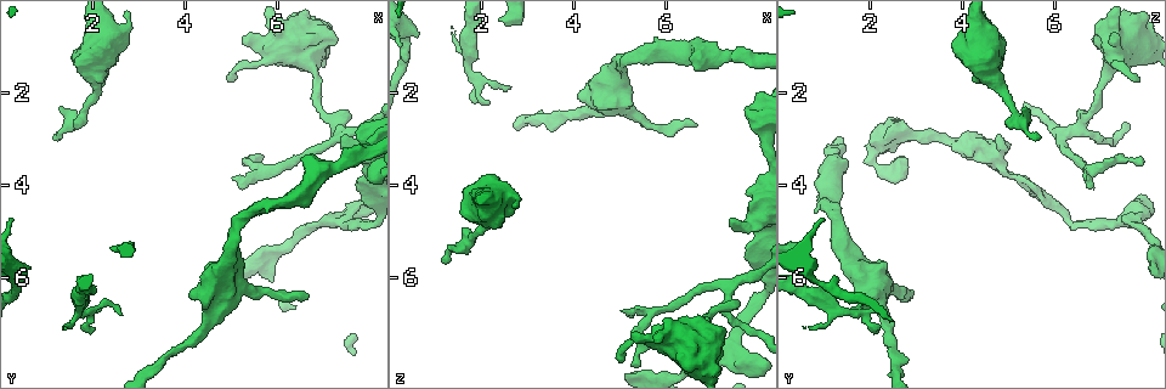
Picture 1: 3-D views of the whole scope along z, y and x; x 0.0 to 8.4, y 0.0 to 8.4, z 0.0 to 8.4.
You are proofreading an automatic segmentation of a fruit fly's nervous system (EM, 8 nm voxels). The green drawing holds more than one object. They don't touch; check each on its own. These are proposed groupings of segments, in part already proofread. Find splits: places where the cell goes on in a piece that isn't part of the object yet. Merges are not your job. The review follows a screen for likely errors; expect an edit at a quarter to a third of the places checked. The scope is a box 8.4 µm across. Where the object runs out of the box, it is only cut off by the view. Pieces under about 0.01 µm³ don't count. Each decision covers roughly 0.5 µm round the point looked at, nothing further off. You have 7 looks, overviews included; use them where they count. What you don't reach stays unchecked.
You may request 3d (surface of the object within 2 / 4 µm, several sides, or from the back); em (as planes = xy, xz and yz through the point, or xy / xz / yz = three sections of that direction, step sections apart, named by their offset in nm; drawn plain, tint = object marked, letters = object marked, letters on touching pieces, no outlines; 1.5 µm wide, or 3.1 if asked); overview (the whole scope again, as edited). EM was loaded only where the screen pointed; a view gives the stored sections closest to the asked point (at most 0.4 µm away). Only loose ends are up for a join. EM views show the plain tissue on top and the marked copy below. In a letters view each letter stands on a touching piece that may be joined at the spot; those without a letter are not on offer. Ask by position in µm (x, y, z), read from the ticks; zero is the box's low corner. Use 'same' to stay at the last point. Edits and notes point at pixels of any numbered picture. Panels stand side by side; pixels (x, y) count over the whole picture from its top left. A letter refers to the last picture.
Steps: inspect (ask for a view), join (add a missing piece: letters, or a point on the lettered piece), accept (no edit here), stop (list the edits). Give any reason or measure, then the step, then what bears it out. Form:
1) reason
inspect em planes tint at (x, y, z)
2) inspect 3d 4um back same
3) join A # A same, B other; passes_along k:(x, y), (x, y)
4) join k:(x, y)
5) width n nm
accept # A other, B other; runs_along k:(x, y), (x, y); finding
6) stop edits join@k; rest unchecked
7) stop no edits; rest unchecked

free end
inspect em planes letters at (6.65, 6.40, 2.70)

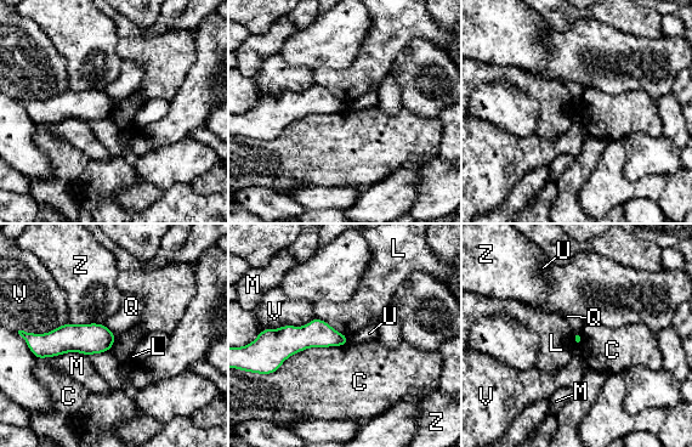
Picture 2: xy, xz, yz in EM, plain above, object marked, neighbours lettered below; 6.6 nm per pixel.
longest_contact C 550 nm
accept # C other, L other, M other, Q other, U other, V other, Z other; border 2:(115, 334), (114, 343), (108, 350); none of them fits

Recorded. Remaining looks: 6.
branch stops here
inspect em xz step 4 tint at (1.40, 7.10, 0.75)

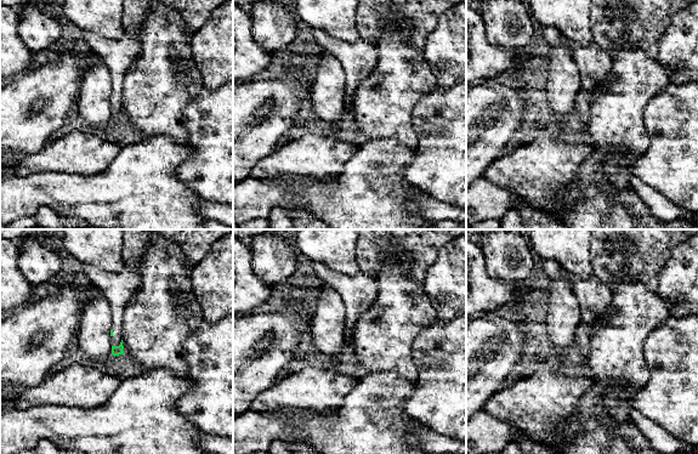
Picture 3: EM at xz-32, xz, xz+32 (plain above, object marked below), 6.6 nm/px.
inspect em planes letters same

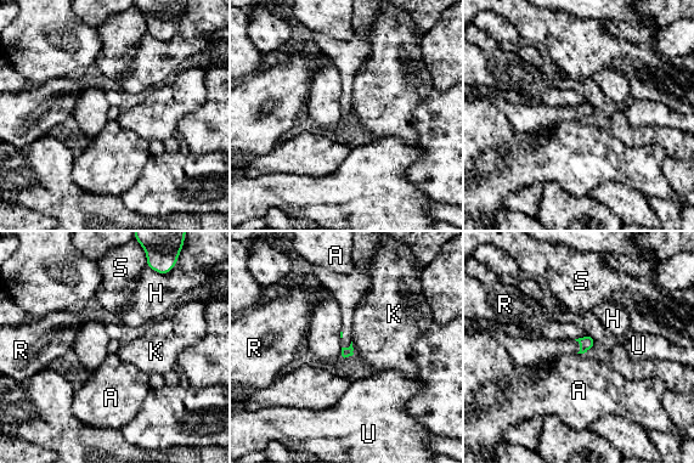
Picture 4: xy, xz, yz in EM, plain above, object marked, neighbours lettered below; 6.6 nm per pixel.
longest_contact K 100 nm
accept # A other, H other, K other, R other, S other, U other; border 4:(351, 340), (354, 354); no lettered piece goes on from it

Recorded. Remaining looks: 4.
an open end
inspect 3d 4um back at (5.10, 3.80, 6.70)

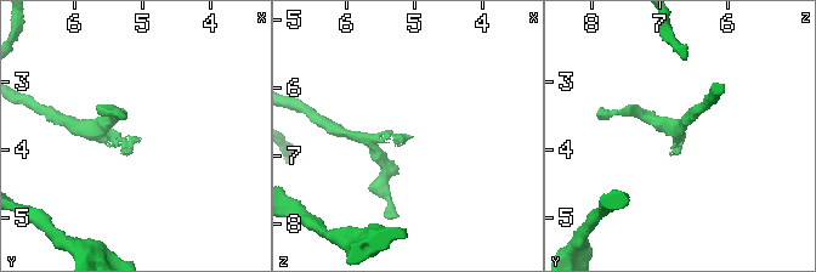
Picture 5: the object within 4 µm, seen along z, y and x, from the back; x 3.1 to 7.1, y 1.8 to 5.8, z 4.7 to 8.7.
inspect em yz step 8 tint at (5.05, 3.85, 6.70)

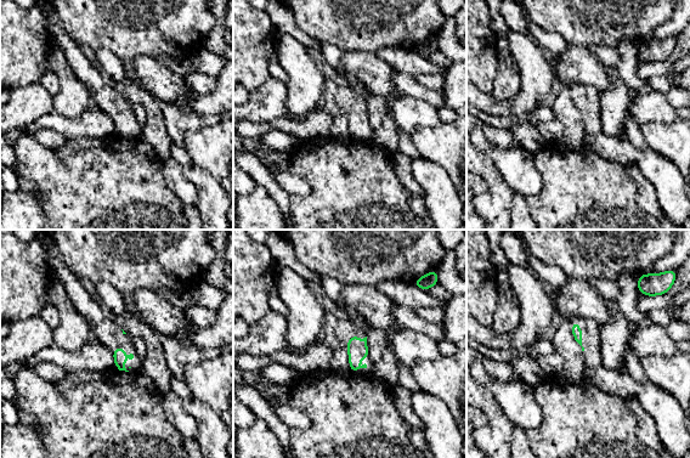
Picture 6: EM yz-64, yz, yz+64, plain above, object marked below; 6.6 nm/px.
what lies round it
inspect em yz step 8 letters same

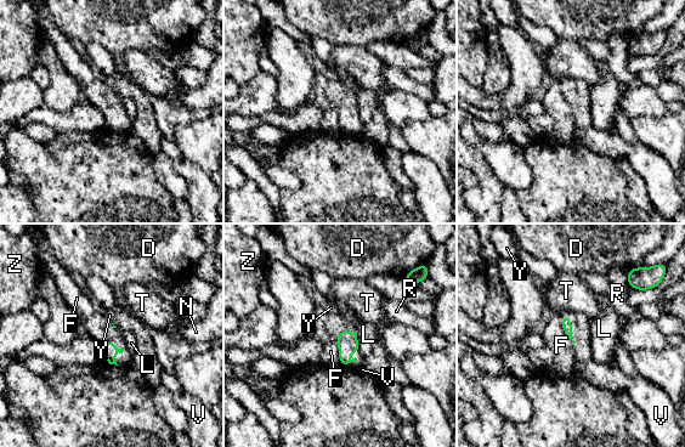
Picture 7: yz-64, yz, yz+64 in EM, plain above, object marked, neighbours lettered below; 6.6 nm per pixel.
join Z # D other, F other, L other, N other, R other, T other, V other, Y other, Z same; passes_along 7:(109, 349), (115, 348), (98, 327); it goes on there

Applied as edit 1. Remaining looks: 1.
stop edits join@7; rest unchecked

